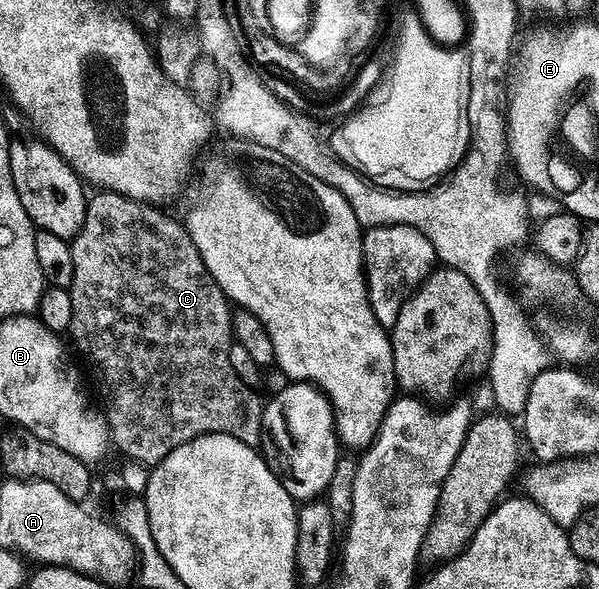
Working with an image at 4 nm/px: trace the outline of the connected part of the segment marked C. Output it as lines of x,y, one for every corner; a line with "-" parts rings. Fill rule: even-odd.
96,192
96,195
87,199
88,207
82,220
82,228
76,237
71,239
72,255
74,256
74,276
72,277
72,299
74,300
74,320
70,320
70,328
67,333
72,337
74,345
80,349
80,354
96,369
100,377
100,394
104,397
102,413
108,419
108,433
113,447
116,446
125,455
125,459
143,464
155,464
160,462
174,448
186,444
203,434
225,434
242,440
242,444
259,447
260,437
266,434
264,424
265,403
260,402
253,387
246,385
234,372
234,364
230,364
230,348
234,344
232,332
233,307
222,288
210,276
198,248
194,248
194,240
188,234
183,221
179,217
171,218
163,214
156,204
140,202
137,198
128,198
125,194
115,192

